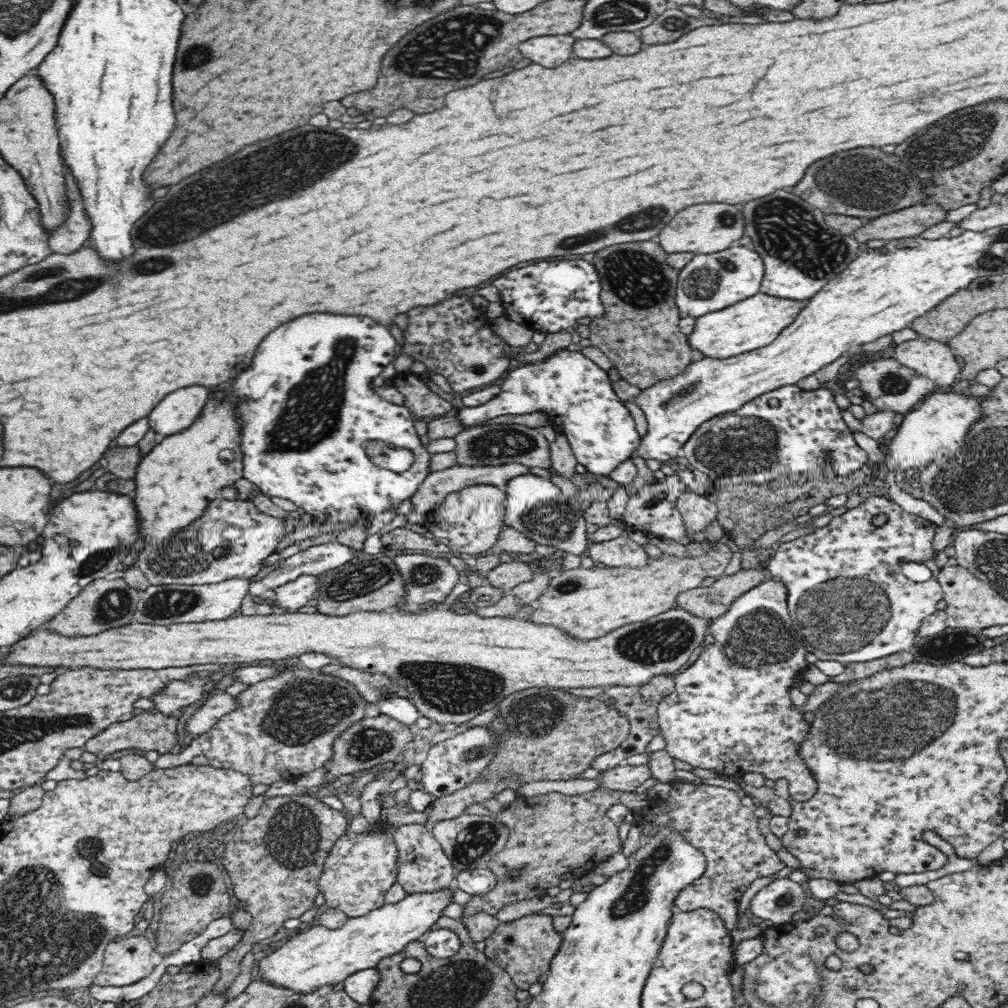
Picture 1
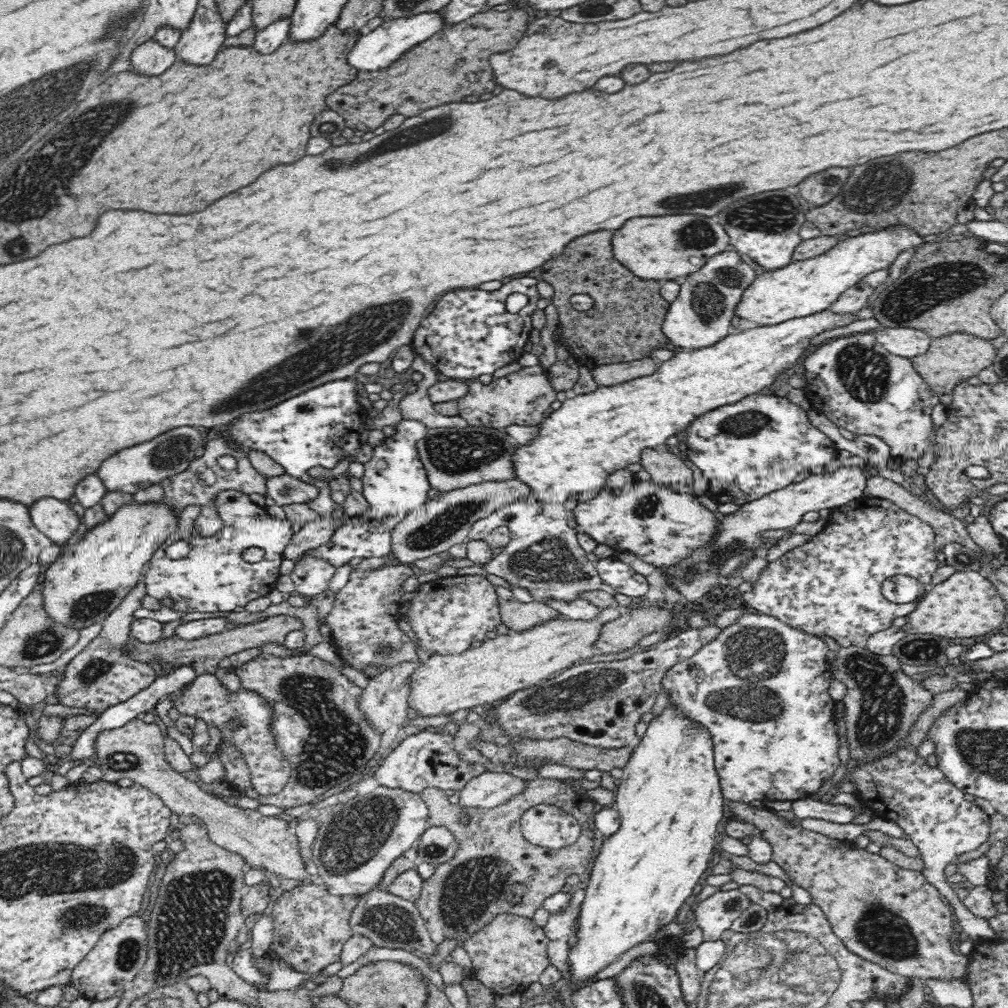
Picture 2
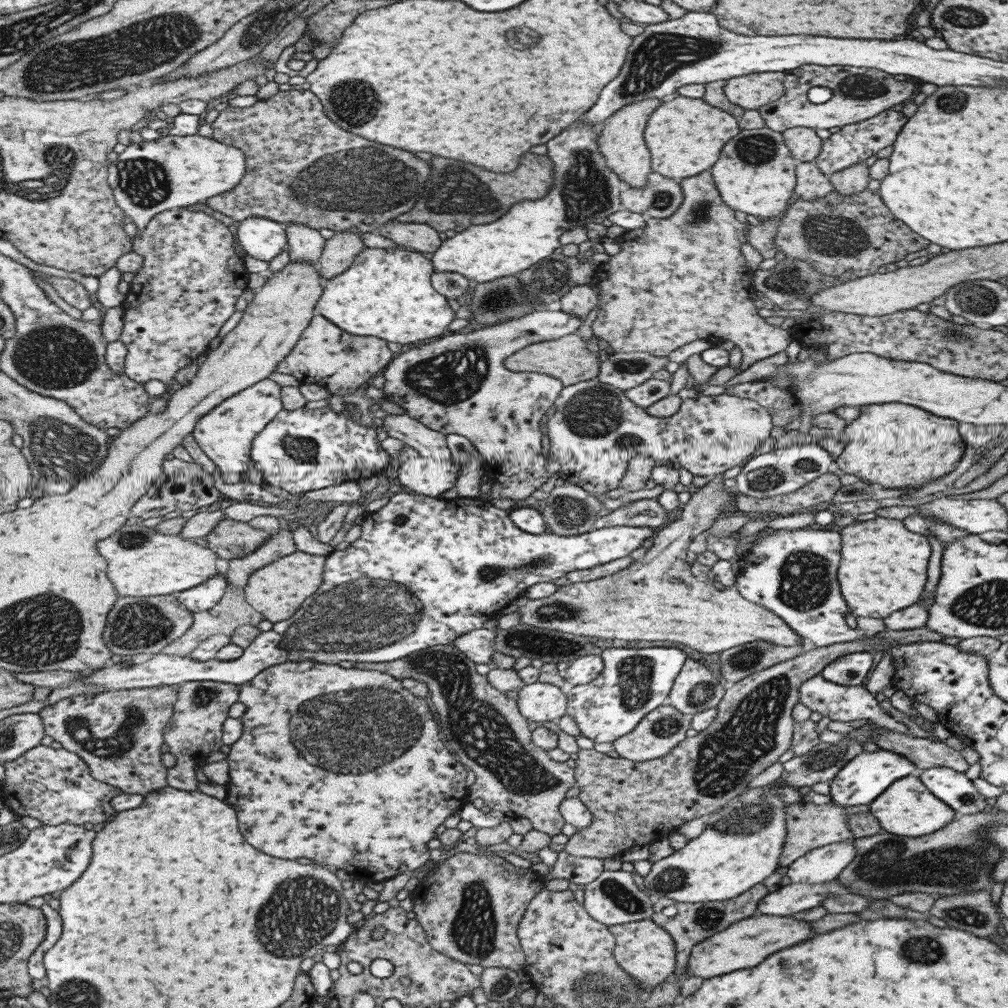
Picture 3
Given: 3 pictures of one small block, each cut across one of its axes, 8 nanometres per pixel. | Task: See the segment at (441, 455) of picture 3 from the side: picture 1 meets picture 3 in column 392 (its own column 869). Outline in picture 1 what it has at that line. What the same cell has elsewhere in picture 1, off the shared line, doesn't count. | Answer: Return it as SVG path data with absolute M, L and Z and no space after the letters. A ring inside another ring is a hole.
M842 408L844 422L850 427L852 433L861 432L869 438L878 441L886 432L897 428L901 415L894 412L876 412L862 419L855 418L848 410Z

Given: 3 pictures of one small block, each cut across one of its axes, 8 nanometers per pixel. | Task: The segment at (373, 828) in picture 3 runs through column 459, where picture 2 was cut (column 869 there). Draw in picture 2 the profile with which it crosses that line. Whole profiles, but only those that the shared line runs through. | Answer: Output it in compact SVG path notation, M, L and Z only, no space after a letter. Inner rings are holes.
M900 748L876 762L861 763L861 769L854 769L850 781L855 781L861 786L856 793L859 794L859 800L864 802L868 809L876 818L884 818L885 820L894 820L906 837L916 846L920 851L920 857L923 862L921 874L936 888L940 889L945 901L950 905L951 910L956 918L956 923L959 924L970 939L978 940L979 938L988 939L989 941L1000 940L994 929L988 924L986 919L978 919L976 915L970 912L961 899L961 894L955 891L952 885L946 883L944 868L957 854L962 854L966 851L972 851L983 846L984 842L988 840L990 834L990 816L984 814L978 806L973 802L968 802L964 799L964 793L958 790L946 777L941 770L930 769L926 765L924 759L918 759L915 755L915 750L906 749L900 751Z

